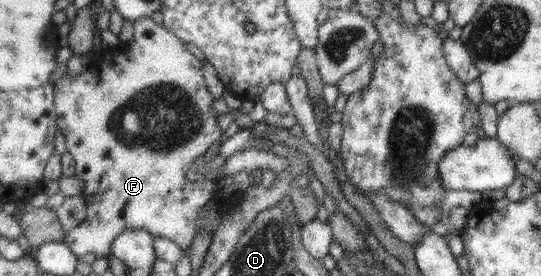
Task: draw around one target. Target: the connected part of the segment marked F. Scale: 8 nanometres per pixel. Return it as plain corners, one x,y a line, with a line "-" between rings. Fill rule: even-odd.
145,16
133,22
133,39
127,43
126,52
108,52
112,54
112,66
104,68
106,74
102,72
102,68
98,68
98,72
84,71
77,76
64,76
54,83
54,104
55,117
57,127
65,136
65,144
67,151
72,155
75,162
75,175
84,183
84,193
82,198
86,202
87,216
85,220
78,226
72,228
66,233
65,244
70,251
78,257
86,254
95,254
97,258
109,259
112,254
112,244
114,239
124,232
124,228
141,229
148,232
153,238
170,239
176,243
182,250
190,246
196,237
198,227
198,212
203,209
204,205
213,199
213,194
219,190
217,182
208,180
188,180
184,173
195,158
202,157
208,148
216,144
224,138
221,128
218,126
217,113
212,107
213,97
208,91
208,86
204,80
202,72
203,62
196,56
193,56
186,48
183,40
180,40
175,34
172,34
163,24
154,22
150,16

